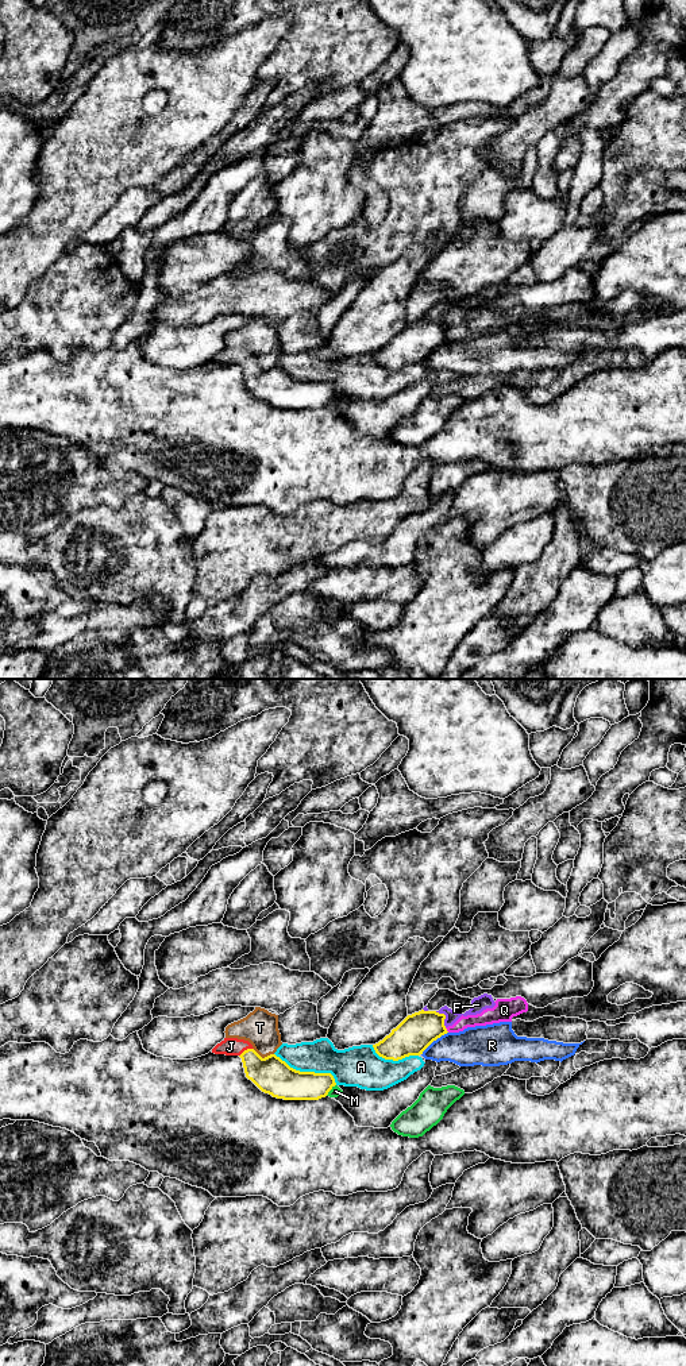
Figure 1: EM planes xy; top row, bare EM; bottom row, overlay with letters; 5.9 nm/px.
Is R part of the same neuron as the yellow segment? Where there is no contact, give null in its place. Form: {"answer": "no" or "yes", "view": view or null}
{"answer": "no", "view": "xy"}

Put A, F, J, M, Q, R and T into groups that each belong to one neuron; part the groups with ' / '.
A / F Q / J / M / R / T

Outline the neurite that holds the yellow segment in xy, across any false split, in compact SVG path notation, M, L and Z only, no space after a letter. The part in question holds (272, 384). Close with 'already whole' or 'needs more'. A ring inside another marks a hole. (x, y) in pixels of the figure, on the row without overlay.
M224 347L212 362L239 364L244 382L262 401L284 409L319 409L336 394L331 382L300 381L275 363L262 367L248 350Z; needs more

